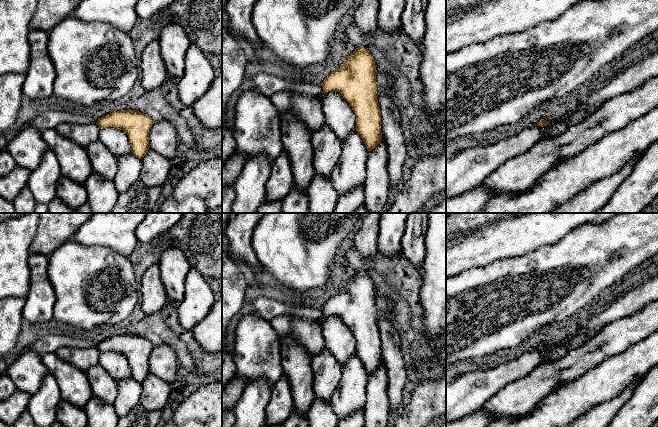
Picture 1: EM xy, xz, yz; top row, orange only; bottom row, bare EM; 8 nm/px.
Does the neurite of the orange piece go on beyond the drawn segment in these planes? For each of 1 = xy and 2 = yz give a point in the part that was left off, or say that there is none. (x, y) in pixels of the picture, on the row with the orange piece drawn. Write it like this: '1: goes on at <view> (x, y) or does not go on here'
1: does not go on here
2: does not go on here

